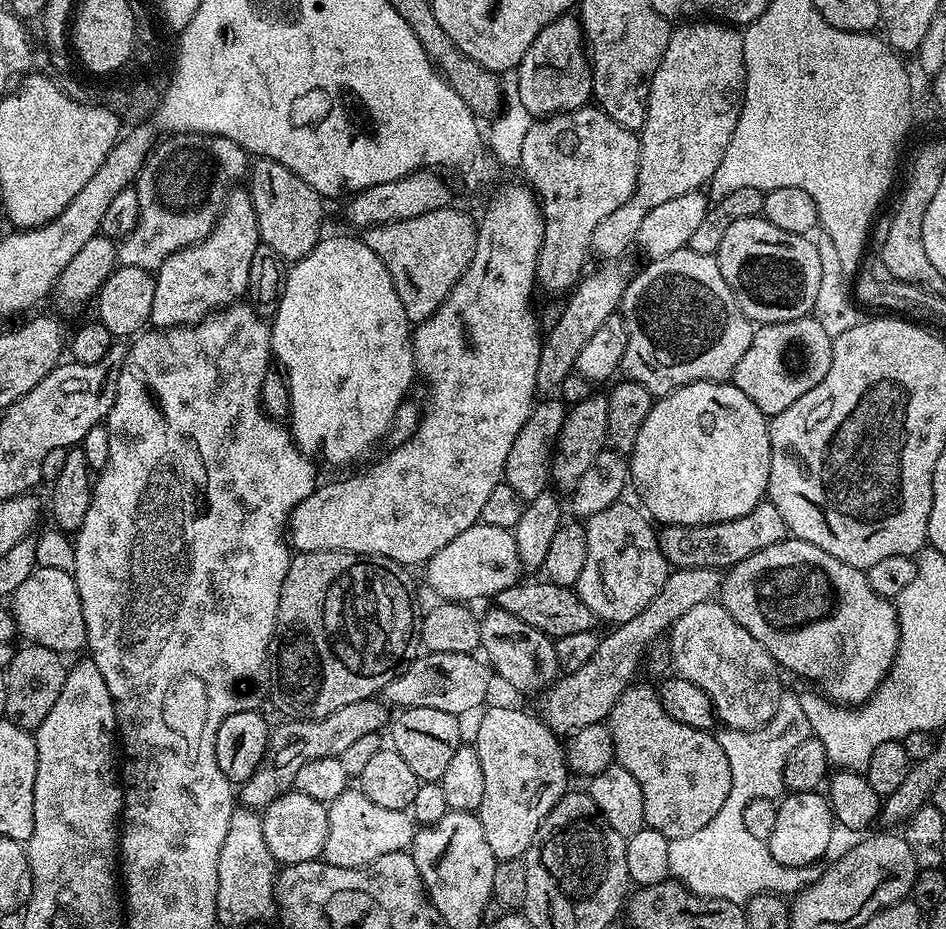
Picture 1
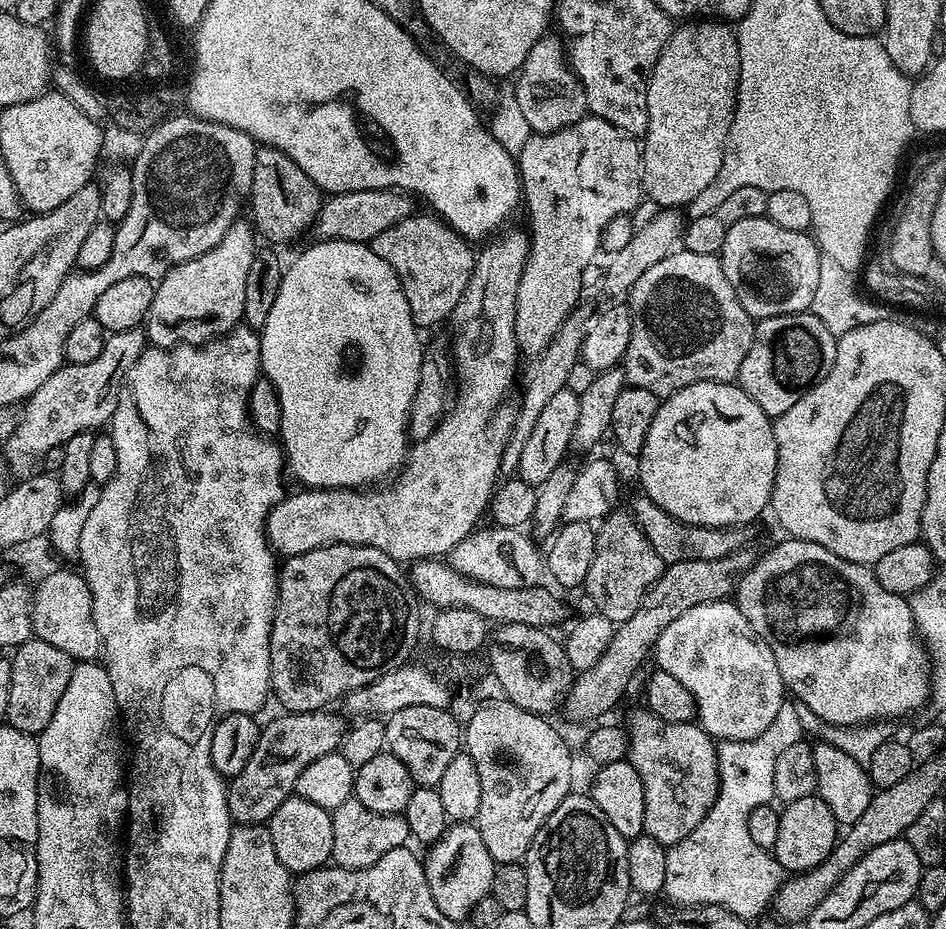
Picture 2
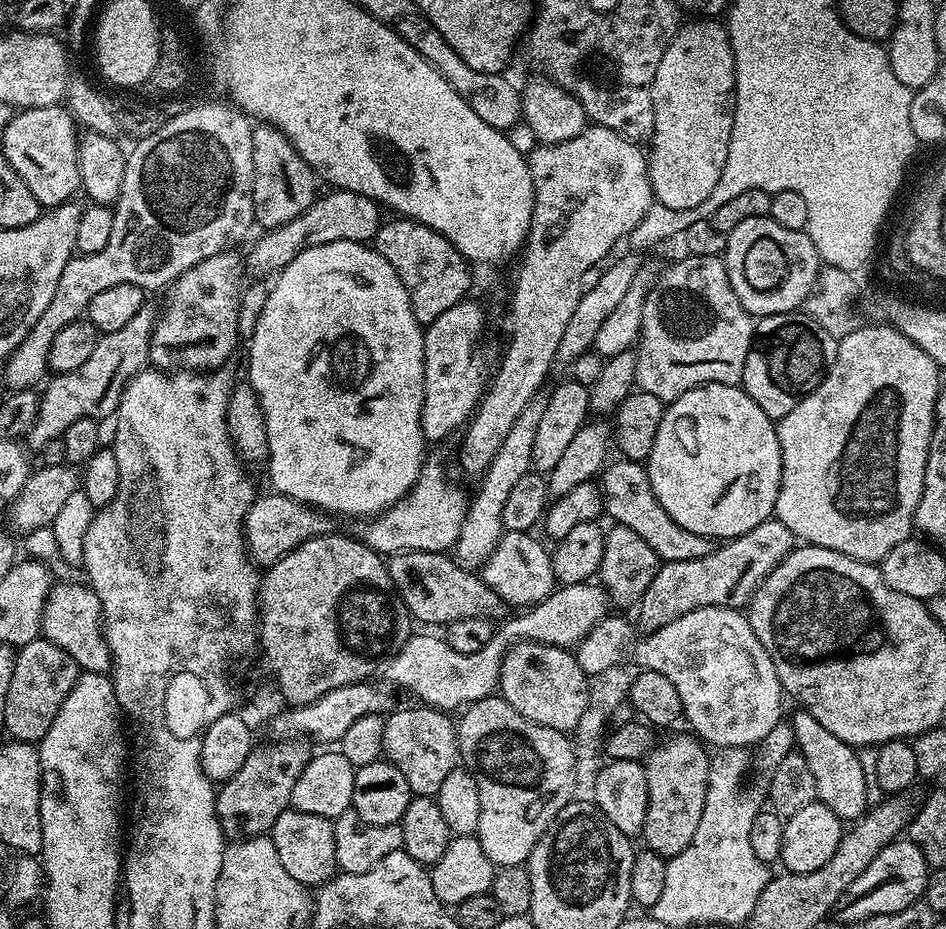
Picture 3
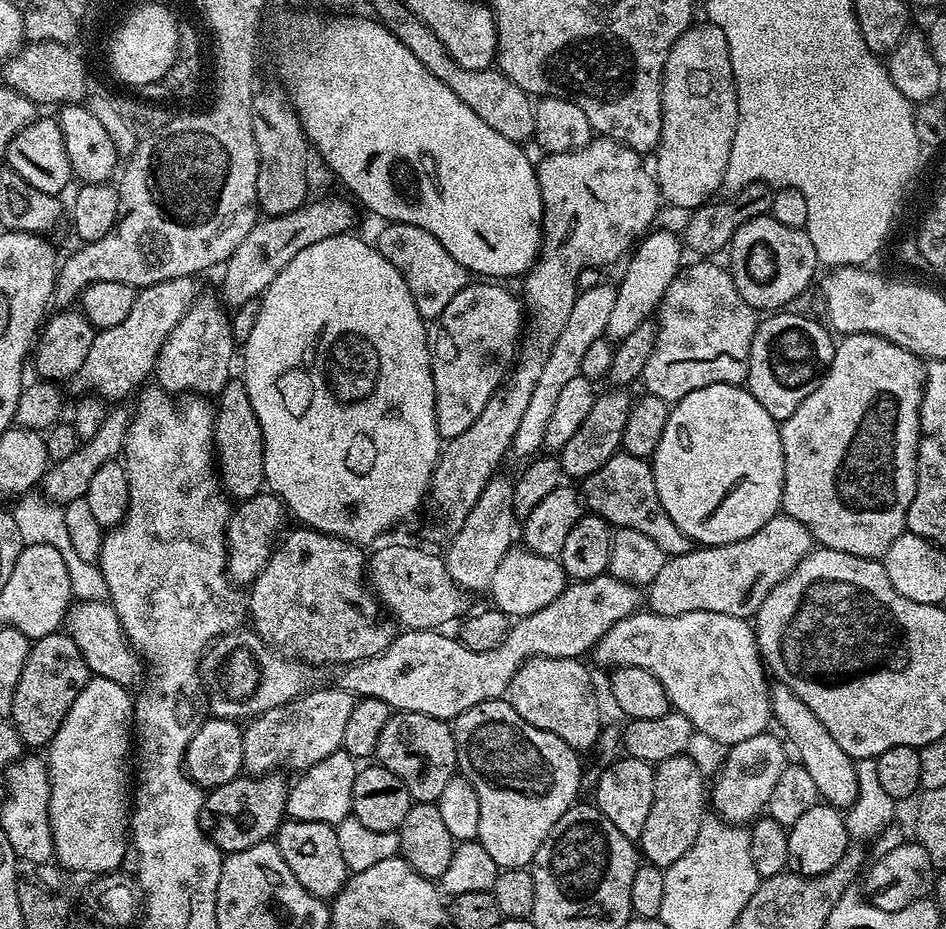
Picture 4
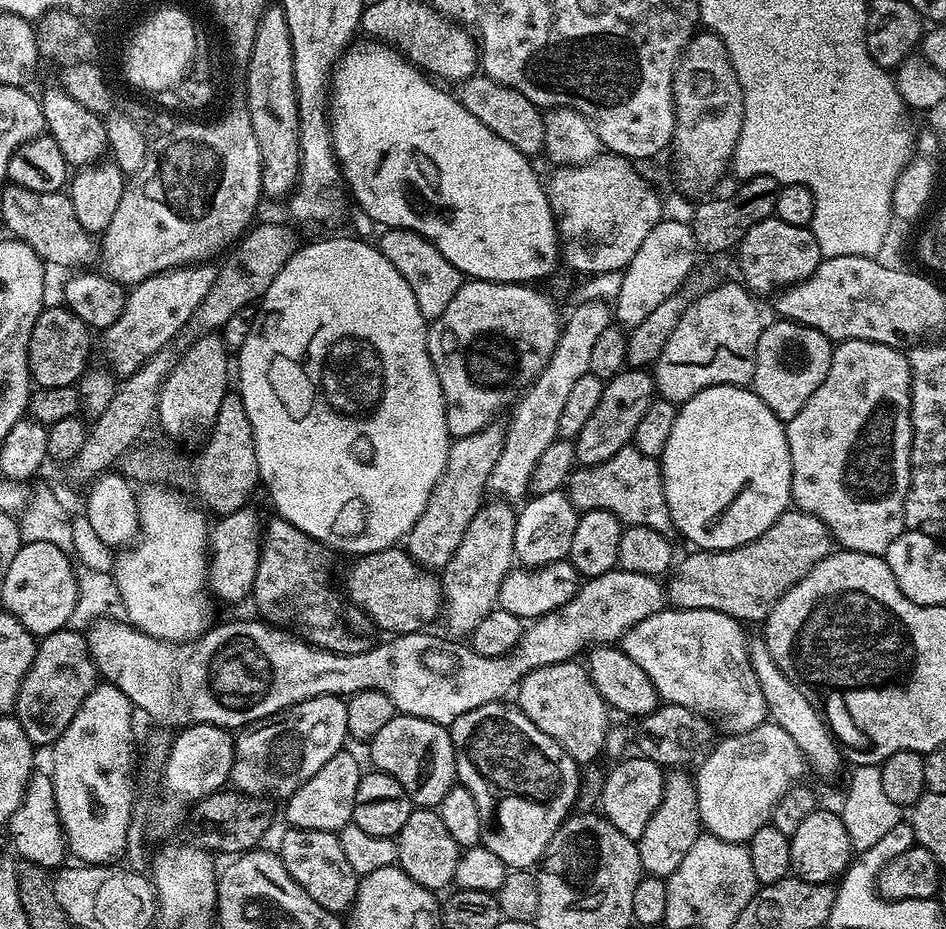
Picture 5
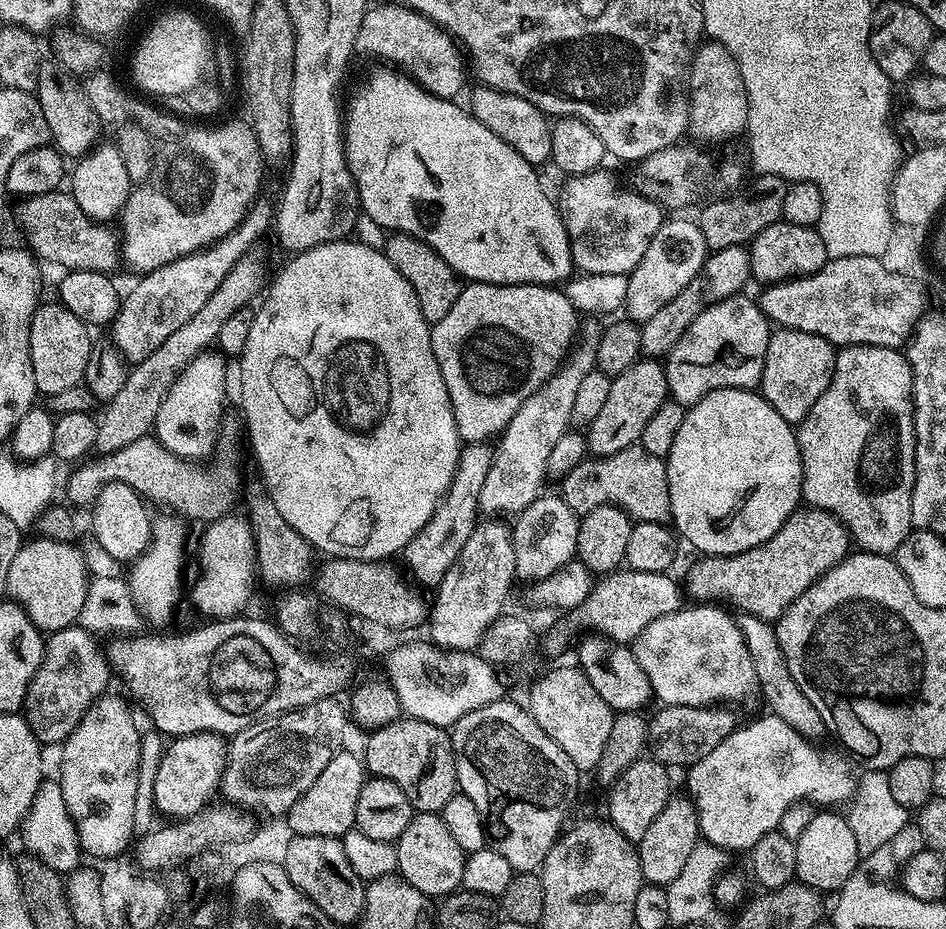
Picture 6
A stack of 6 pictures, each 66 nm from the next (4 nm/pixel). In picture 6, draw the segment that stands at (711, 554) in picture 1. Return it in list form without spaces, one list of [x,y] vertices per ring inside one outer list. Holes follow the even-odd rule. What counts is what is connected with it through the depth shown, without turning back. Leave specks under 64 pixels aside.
[[[639,446],[618,450],[618,454],[585,458],[565,473],[559,484],[558,495],[577,514],[589,512],[603,504],[613,504],[636,522],[662,524],[672,515],[665,457],[650,454],[650,450]]]

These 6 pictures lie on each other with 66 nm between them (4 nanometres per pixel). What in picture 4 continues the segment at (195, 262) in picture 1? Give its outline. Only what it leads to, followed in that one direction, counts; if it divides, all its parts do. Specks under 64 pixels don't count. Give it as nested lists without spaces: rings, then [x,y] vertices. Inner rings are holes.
[[[197,295],[178,326],[170,330],[158,354],[154,380],[169,394],[184,392],[180,394],[212,398],[221,392],[230,379],[228,371],[232,368],[232,355],[238,352],[238,341],[232,337],[232,322],[225,305],[213,296]]]

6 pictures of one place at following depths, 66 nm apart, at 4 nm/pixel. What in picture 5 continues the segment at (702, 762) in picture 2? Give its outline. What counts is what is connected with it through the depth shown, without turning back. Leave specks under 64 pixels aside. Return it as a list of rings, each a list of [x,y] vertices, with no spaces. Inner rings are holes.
[[[672,770],[665,775],[662,802],[658,802],[658,810],[650,817],[646,830],[642,830],[642,838],[636,841],[636,849],[640,855],[640,867],[647,875],[666,878],[678,870],[682,857],[694,846],[694,838],[702,831],[698,814],[698,794],[696,781],[684,770]]]

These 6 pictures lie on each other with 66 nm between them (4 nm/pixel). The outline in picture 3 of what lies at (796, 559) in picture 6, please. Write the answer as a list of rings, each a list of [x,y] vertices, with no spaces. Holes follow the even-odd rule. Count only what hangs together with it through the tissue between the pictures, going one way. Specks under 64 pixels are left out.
[[[775,518],[766,522],[758,522],[754,530],[746,534],[736,536],[733,540],[721,543],[719,547],[706,558],[690,558],[690,562],[664,562],[660,569],[654,574],[654,582],[646,586],[646,594],[642,594],[638,611],[640,611],[640,620],[645,624],[645,629],[655,630],[661,628],[663,624],[674,622],[674,618],[682,618],[682,614],[690,614],[694,610],[703,608],[735,608],[737,610],[747,609],[752,602],[752,596],[762,586],[762,582],[790,554],[794,547],[794,537],[790,530],[781,520]]]

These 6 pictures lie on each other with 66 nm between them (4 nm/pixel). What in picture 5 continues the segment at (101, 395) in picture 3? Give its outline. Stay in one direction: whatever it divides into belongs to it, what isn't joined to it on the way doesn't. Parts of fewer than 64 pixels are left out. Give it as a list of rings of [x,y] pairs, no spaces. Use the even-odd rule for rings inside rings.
[[[204,262],[199,266],[185,266],[182,268],[171,268],[169,272],[160,272],[156,276],[146,278],[140,284],[131,285],[130,291],[124,297],[124,309],[118,314],[118,322],[111,324],[109,328],[103,329],[104,356],[110,368],[117,377],[123,378],[134,374],[146,361],[158,350],[169,347],[179,332],[185,331],[188,319],[198,310],[202,298],[210,294],[210,286],[214,286],[216,268],[211,263]]]

